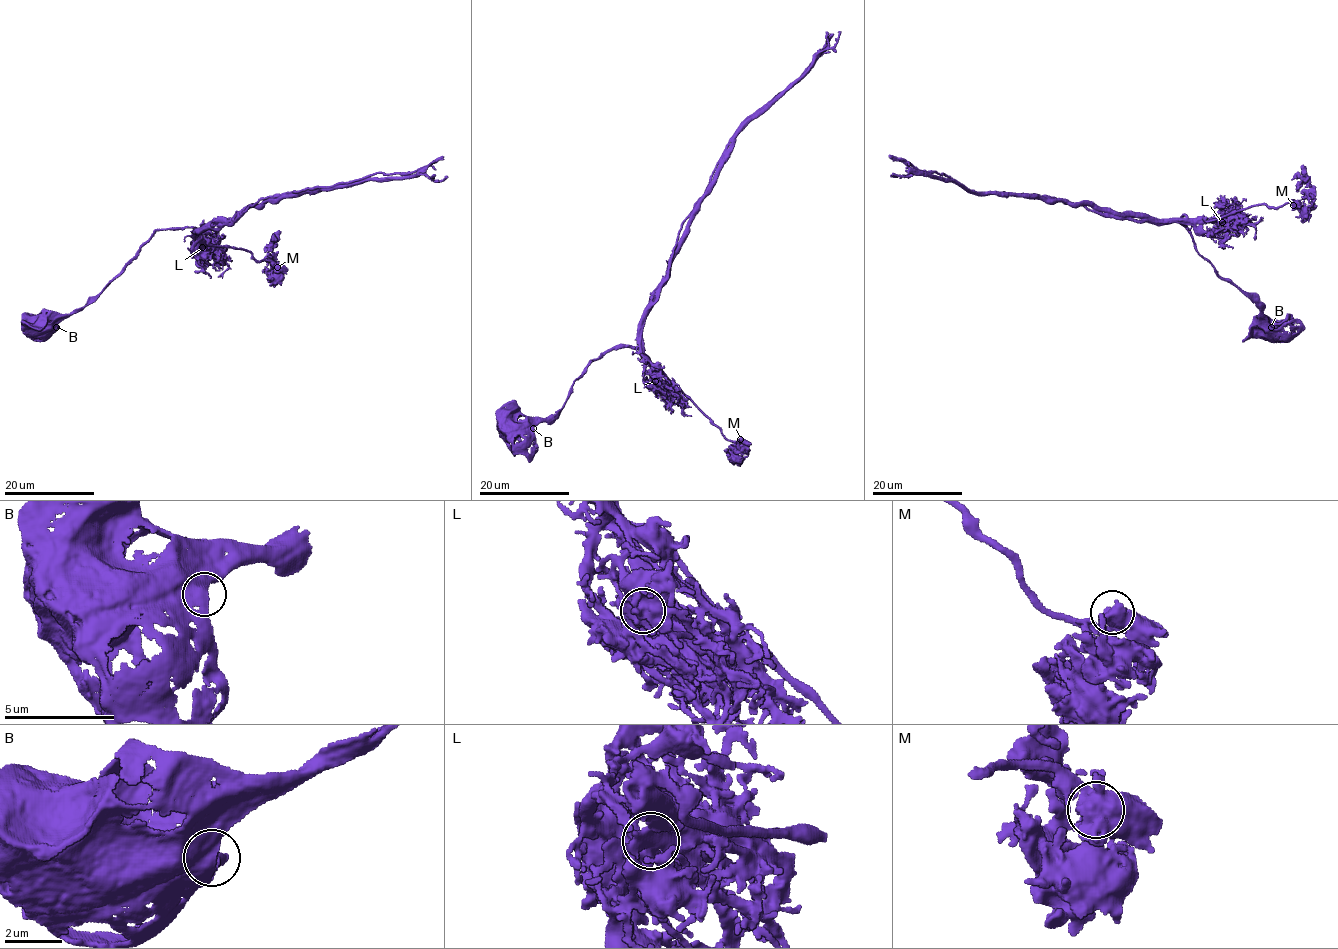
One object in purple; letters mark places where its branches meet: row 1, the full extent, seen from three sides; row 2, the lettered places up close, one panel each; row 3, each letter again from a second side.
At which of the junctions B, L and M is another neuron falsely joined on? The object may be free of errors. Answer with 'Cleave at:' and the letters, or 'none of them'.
Cleave at: L

